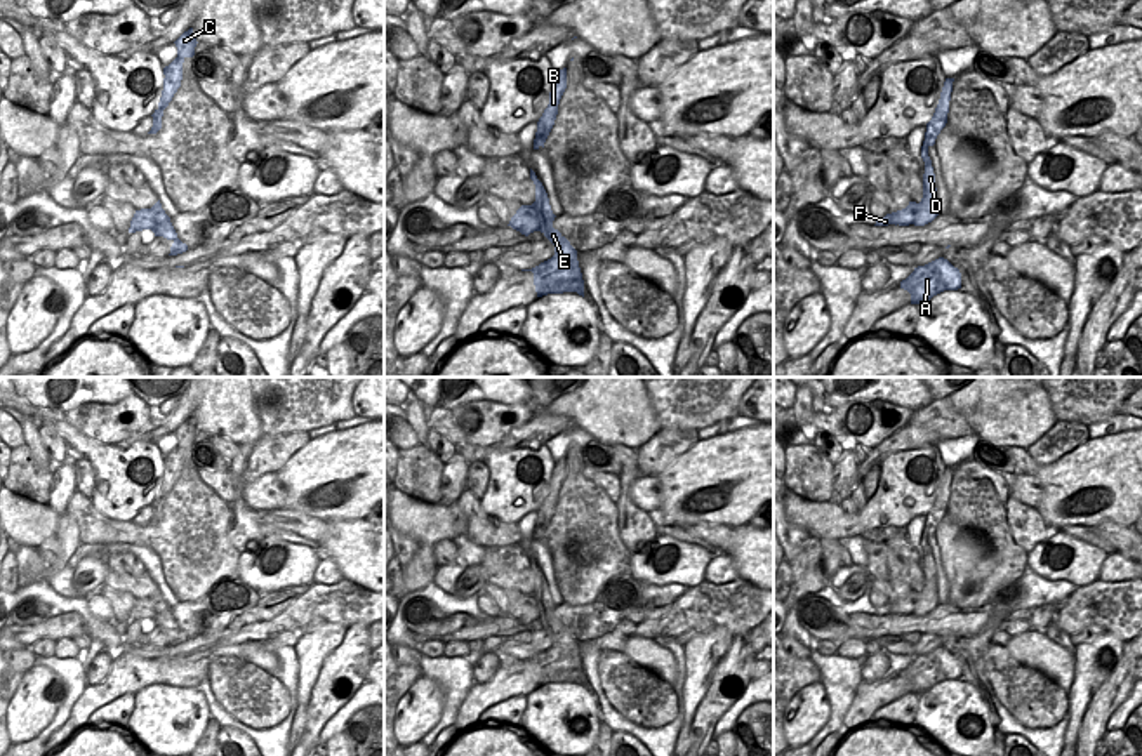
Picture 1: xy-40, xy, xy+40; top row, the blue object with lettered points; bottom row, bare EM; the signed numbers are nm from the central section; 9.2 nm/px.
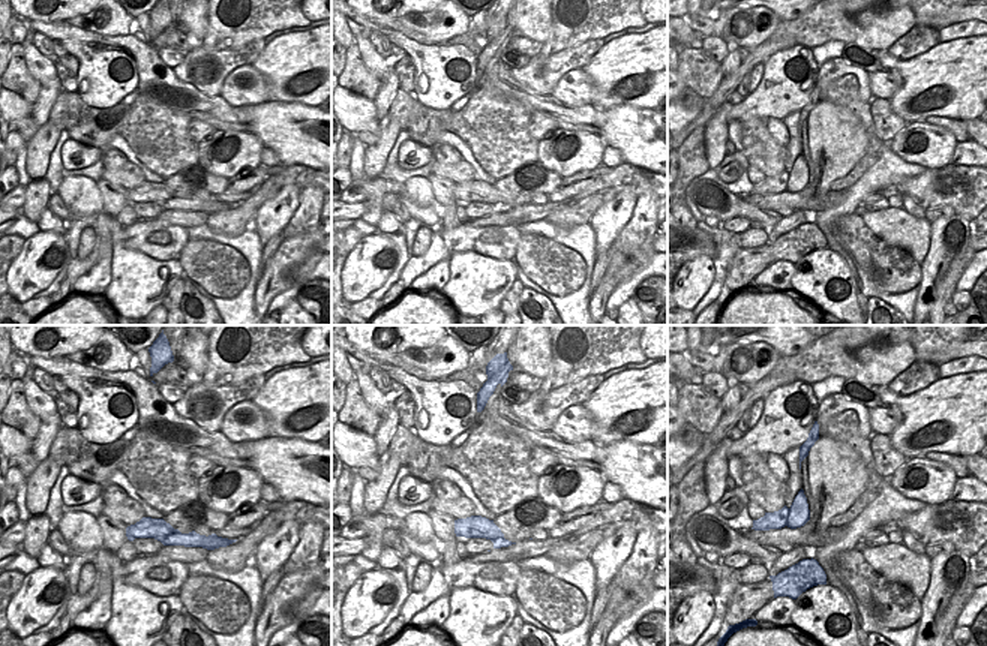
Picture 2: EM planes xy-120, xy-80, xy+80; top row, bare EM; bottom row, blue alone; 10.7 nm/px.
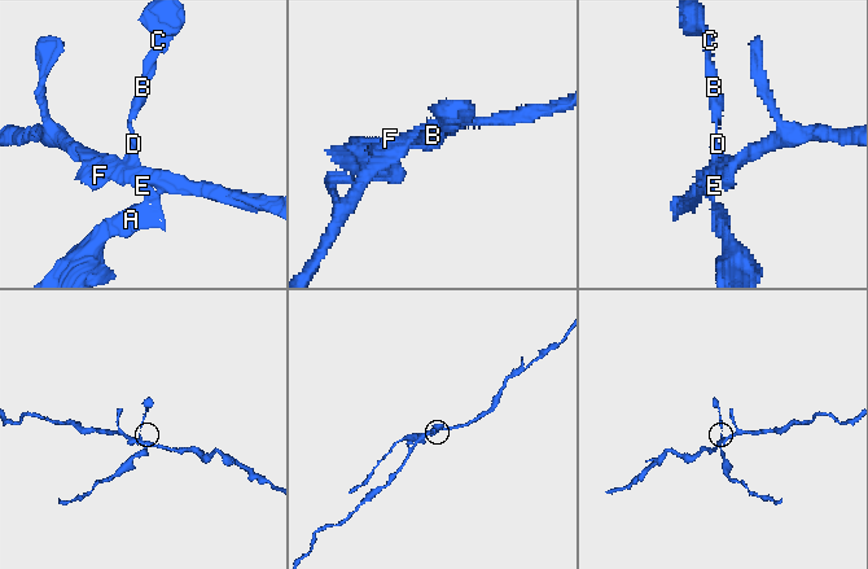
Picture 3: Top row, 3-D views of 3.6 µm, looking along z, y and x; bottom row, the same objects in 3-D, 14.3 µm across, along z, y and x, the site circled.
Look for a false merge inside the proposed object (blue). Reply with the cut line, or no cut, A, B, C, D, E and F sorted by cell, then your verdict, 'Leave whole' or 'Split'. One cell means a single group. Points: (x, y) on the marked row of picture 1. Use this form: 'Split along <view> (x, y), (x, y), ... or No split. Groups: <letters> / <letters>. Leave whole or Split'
Split along xy (553, 256), (576, 261), (577, 291). Groups: A / B C D E F. Split

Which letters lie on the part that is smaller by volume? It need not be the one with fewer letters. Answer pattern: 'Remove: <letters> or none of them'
Remove: A

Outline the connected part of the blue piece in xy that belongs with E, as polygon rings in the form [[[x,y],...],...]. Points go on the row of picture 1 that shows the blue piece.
[[[532,169],[530,179],[535,184],[535,202],[532,205],[521,205],[511,217],[508,226],[511,226],[525,236],[528,236],[534,231],[541,231],[554,245],[553,257],[577,261],[577,250],[558,229],[553,228],[553,221],[556,216],[551,210],[549,198],[542,182],[537,179]]]

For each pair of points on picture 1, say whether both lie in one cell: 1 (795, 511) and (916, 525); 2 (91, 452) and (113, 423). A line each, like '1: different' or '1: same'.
1: different
2: different

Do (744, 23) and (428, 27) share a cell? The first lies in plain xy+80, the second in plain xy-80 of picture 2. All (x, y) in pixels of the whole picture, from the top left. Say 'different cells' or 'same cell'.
same cell

